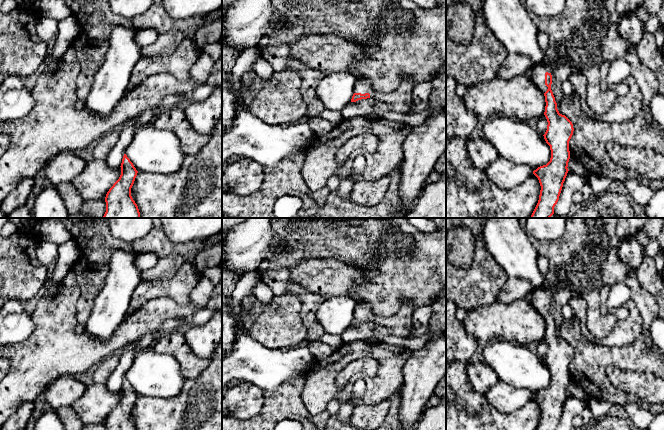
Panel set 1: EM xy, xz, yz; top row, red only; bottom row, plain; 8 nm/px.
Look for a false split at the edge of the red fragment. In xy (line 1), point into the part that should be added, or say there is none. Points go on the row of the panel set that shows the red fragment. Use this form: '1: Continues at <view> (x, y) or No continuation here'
1: No continuation here

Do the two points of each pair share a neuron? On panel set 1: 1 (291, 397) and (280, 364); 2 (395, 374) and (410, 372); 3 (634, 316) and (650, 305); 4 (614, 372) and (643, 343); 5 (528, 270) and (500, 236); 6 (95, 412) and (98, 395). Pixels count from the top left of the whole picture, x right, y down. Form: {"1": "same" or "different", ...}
{"1": "different", "2": "different", "3": "different", "4": "different", "5": "same", "6": "same"}

